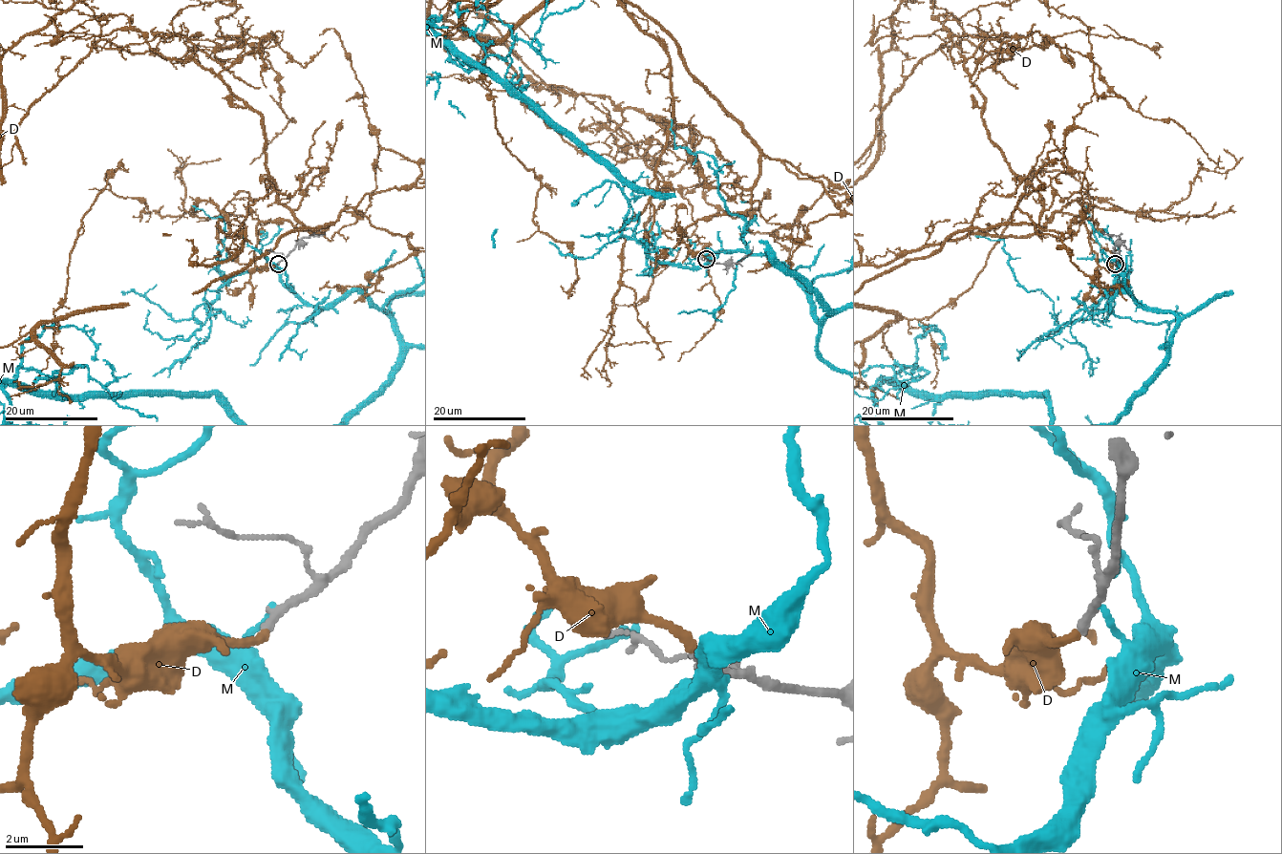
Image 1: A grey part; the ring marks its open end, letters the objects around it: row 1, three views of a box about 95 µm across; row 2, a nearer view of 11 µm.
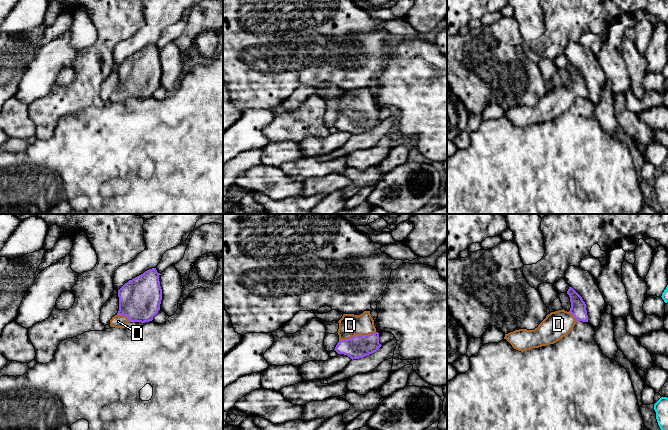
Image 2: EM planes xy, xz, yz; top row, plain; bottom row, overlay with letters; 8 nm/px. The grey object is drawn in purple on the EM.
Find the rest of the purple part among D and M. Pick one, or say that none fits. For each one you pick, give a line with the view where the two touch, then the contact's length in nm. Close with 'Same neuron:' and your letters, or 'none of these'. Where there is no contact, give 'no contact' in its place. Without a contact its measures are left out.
D: xz | 300 nm
Same neuron: D

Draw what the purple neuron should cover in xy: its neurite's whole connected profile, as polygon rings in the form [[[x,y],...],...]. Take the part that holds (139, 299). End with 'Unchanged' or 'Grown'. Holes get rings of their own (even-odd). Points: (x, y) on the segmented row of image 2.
[[[156,268],[129,280],[118,290],[119,311],[110,326],[125,328],[128,322],[149,322],[160,310],[162,289]]]. Grown

